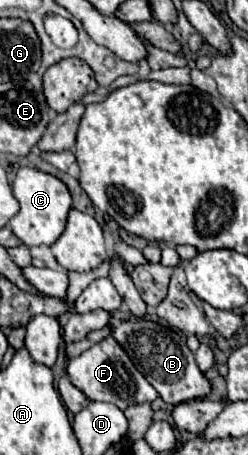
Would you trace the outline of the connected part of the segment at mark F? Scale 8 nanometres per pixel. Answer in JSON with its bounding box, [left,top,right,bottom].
[66,336,158,410]

